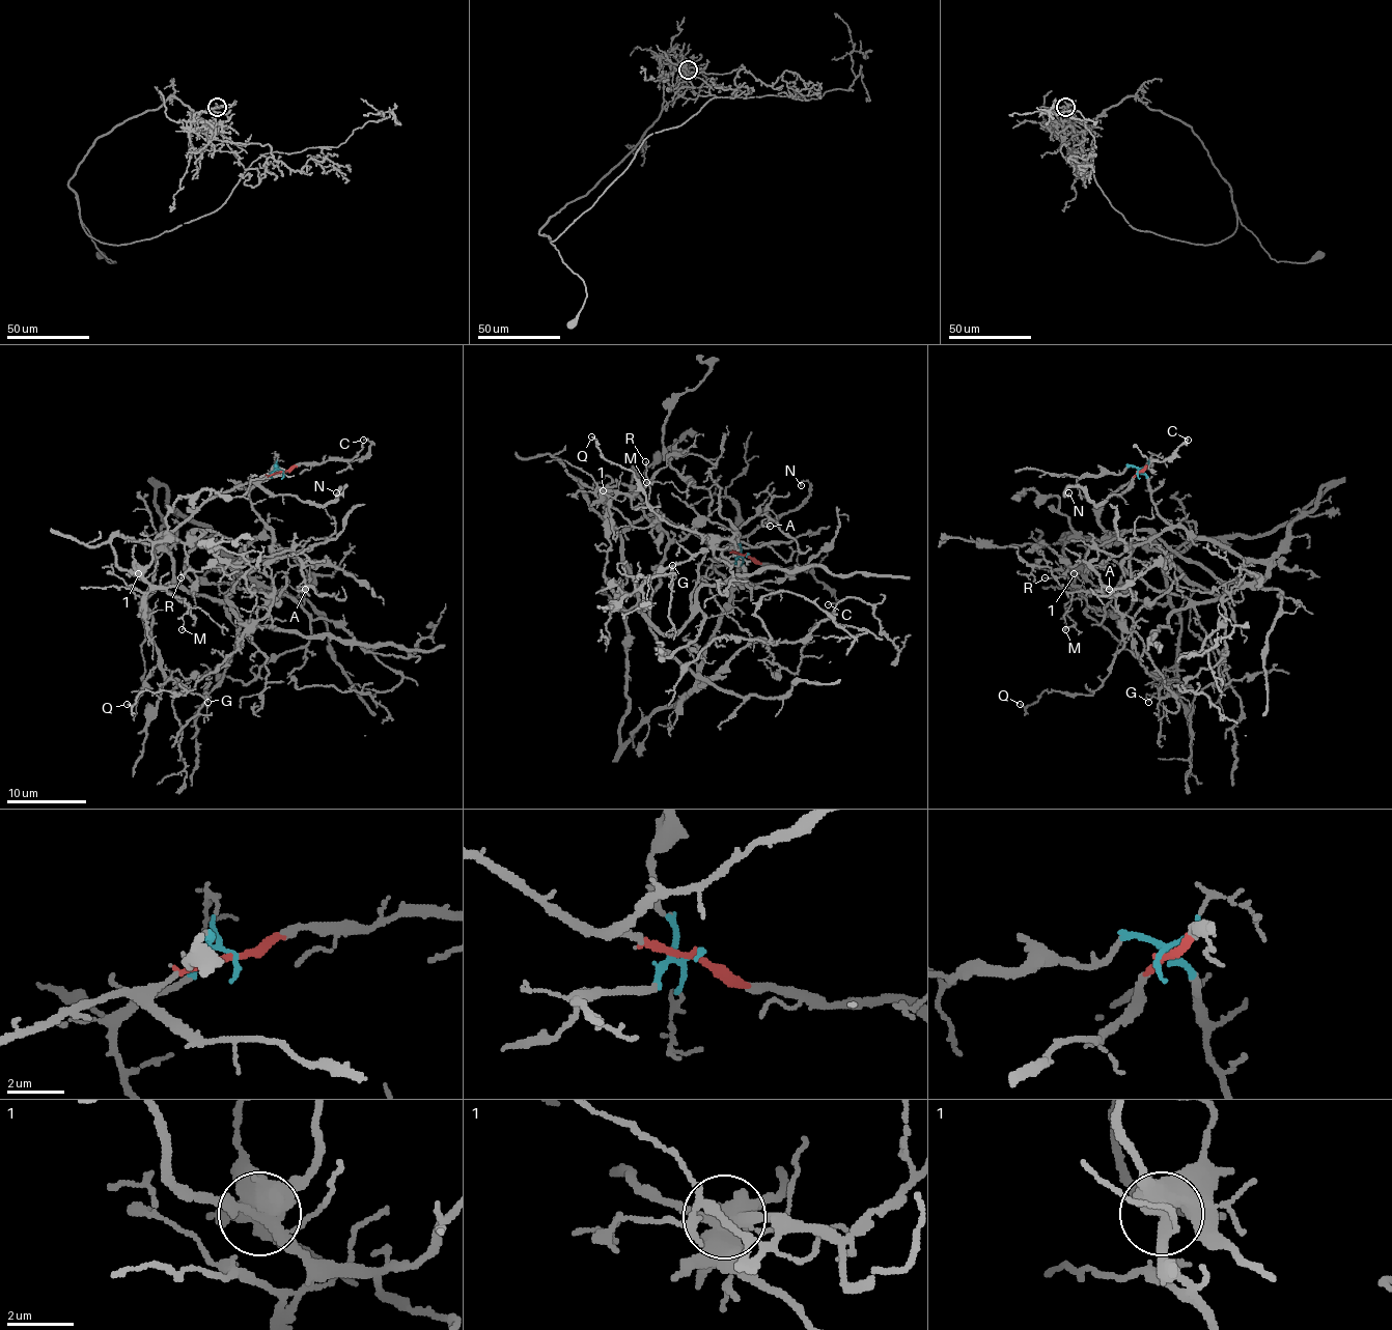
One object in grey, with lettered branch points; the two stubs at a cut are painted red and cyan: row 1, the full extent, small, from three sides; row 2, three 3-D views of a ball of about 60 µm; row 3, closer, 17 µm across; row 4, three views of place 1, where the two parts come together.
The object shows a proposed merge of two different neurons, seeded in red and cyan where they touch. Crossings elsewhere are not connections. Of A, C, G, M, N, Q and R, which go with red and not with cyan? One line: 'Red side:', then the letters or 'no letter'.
Red side: C, M, N, R

